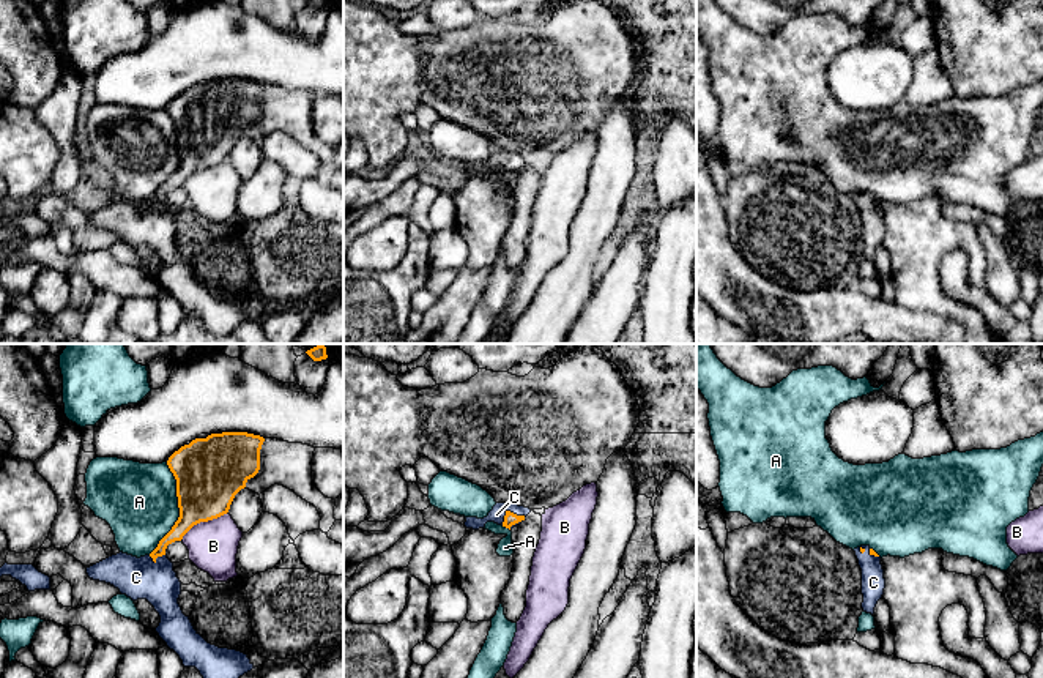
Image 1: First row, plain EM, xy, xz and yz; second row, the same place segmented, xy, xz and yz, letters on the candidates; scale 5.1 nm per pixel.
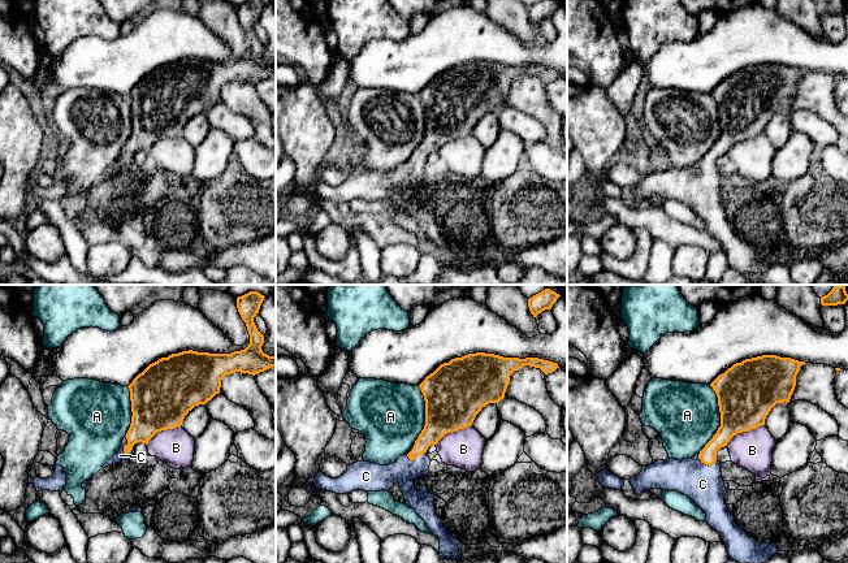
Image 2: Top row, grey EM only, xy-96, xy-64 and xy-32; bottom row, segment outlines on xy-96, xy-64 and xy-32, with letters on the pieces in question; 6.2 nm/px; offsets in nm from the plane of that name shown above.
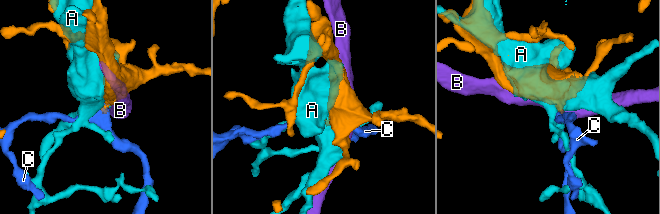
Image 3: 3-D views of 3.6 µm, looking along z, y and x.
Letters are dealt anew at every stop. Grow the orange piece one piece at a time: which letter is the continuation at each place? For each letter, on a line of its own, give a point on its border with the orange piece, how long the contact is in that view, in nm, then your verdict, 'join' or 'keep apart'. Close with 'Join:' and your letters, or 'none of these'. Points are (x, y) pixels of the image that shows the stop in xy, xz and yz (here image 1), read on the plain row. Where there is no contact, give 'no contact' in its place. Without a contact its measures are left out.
A: meets orange in xy at (178, 153); contact 480 nm long; keep apart
B: meets orange in xy at (204, 167); contact 280 nm long; keep apart
C: meets orange in xz at (509, 158); contact 130 nm long; join
Join: C

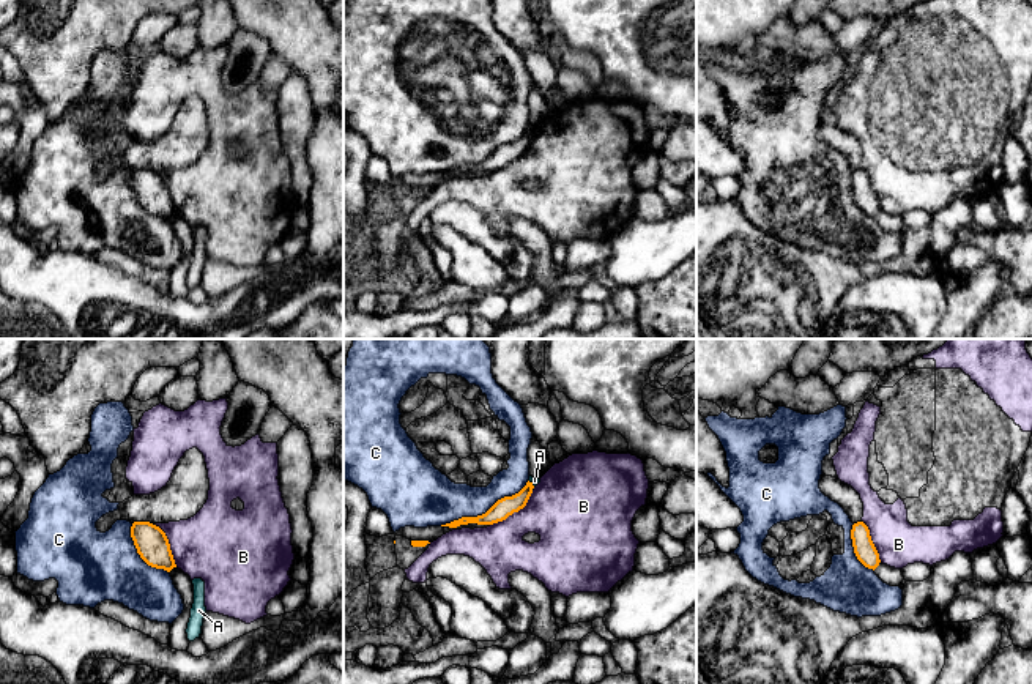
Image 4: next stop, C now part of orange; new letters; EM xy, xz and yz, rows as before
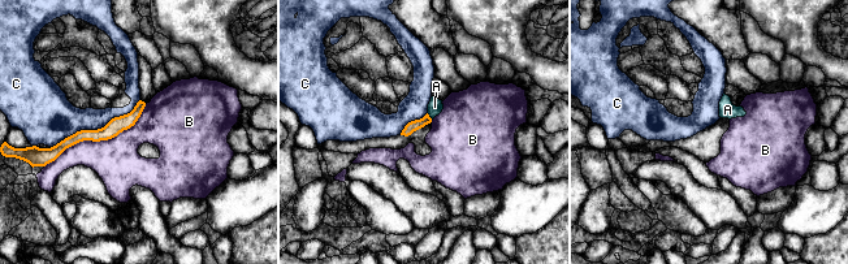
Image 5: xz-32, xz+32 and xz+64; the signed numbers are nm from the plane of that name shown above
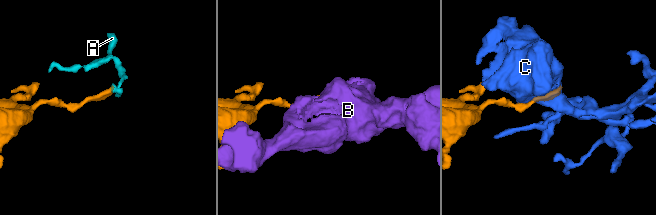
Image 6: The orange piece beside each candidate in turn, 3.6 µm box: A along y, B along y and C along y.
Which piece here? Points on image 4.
A: meets orange in xz at (531, 131); contact 60 nm long; keep apart
B: meets orange in xz at (514, 158); contact 280 nm long; keep apart
C: meets orange in xz at (486, 159); contact 500 nm long; keep apart
Join: none of these

